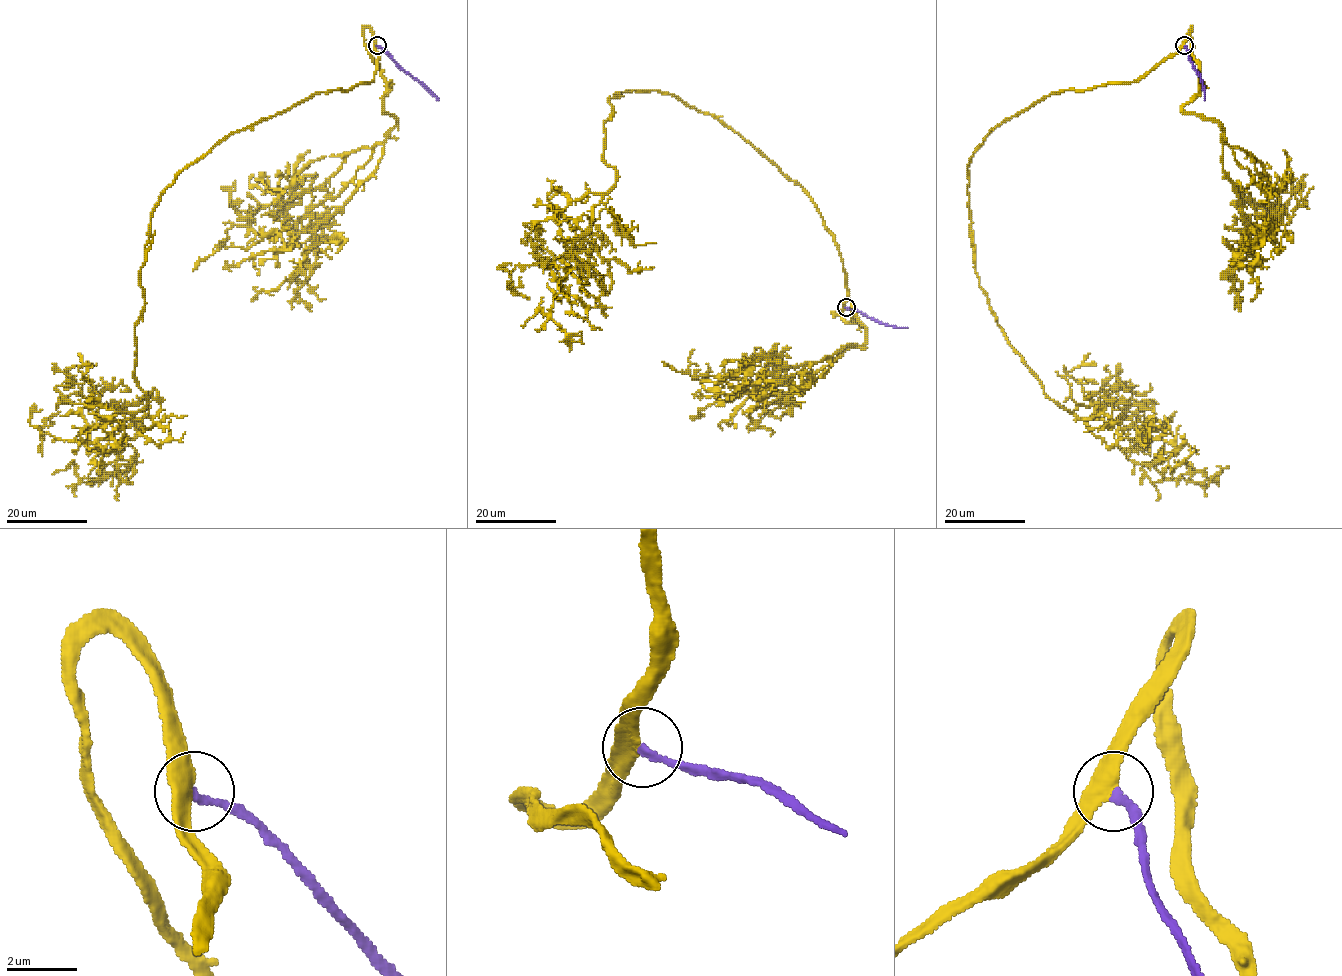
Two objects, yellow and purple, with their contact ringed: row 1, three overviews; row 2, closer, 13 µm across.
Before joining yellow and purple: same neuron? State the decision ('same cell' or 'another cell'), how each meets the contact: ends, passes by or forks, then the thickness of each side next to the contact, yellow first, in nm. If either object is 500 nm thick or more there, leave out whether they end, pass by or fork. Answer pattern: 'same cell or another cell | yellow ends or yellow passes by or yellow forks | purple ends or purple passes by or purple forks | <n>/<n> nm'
same cell | yellow passes by | purple ends | 300/160 nm

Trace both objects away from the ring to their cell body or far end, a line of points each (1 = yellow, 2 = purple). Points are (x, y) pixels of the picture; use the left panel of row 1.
1: (376, 45), (370, 82), (230, 133), (165, 190), (135, 327), (147, 404), (81, 481), (114, 469)
2: (376, 45), (438, 99)

